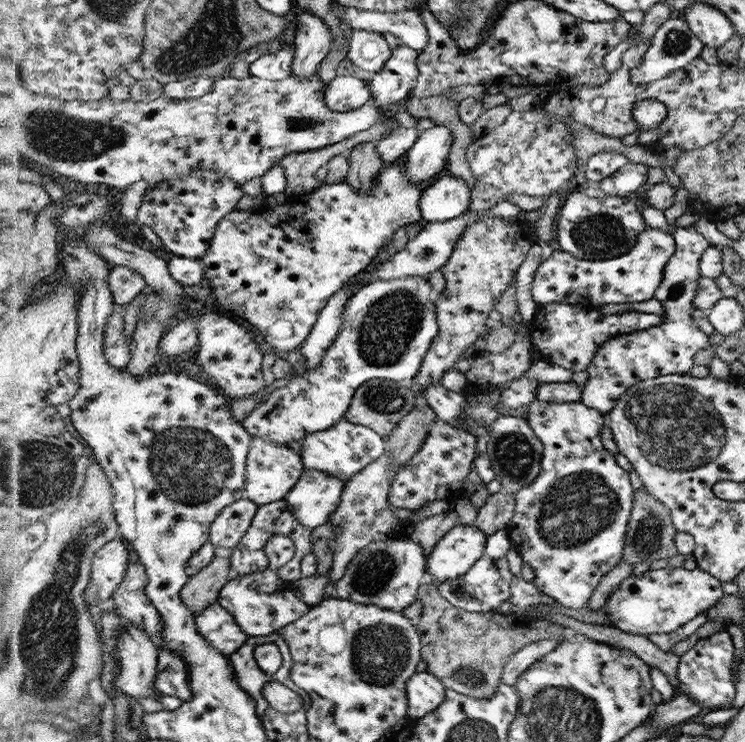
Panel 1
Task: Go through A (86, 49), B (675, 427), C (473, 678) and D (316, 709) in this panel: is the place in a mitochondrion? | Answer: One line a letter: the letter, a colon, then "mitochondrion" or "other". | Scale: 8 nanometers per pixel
A: other
B: mitochondrion
C: mitochondrion
D: other

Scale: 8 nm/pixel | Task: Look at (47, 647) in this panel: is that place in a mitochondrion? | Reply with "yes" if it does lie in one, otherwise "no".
yes

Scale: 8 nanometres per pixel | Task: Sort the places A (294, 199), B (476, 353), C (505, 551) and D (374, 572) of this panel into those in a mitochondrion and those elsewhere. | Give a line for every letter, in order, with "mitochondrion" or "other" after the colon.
A: other
B: other
C: other
D: mitochondrion

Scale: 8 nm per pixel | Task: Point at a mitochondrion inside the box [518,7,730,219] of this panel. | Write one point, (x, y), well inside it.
(677, 42)

